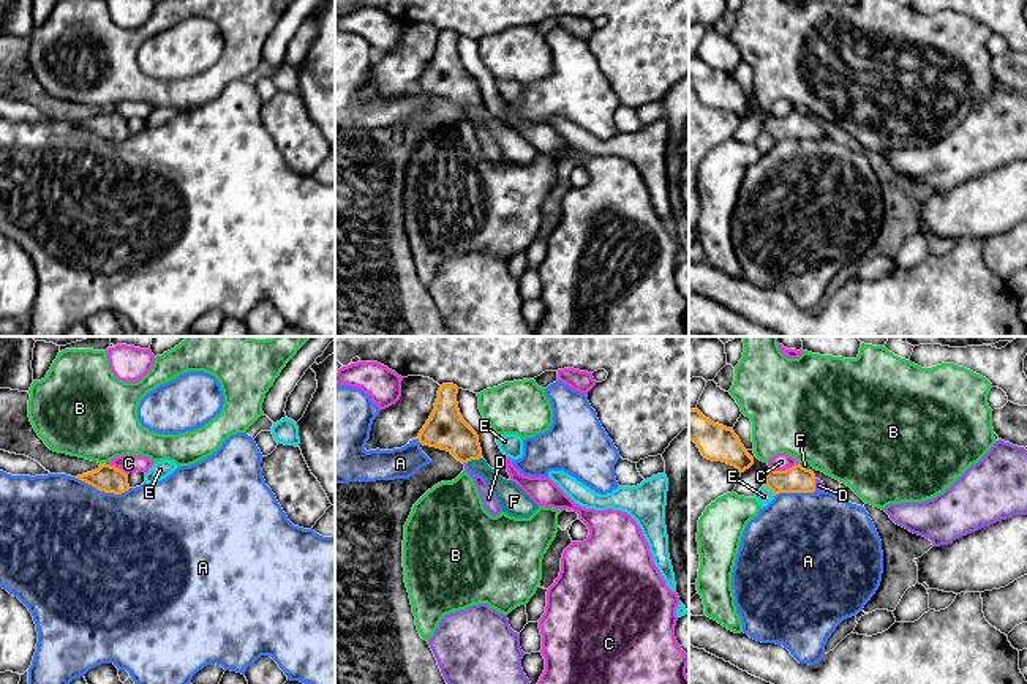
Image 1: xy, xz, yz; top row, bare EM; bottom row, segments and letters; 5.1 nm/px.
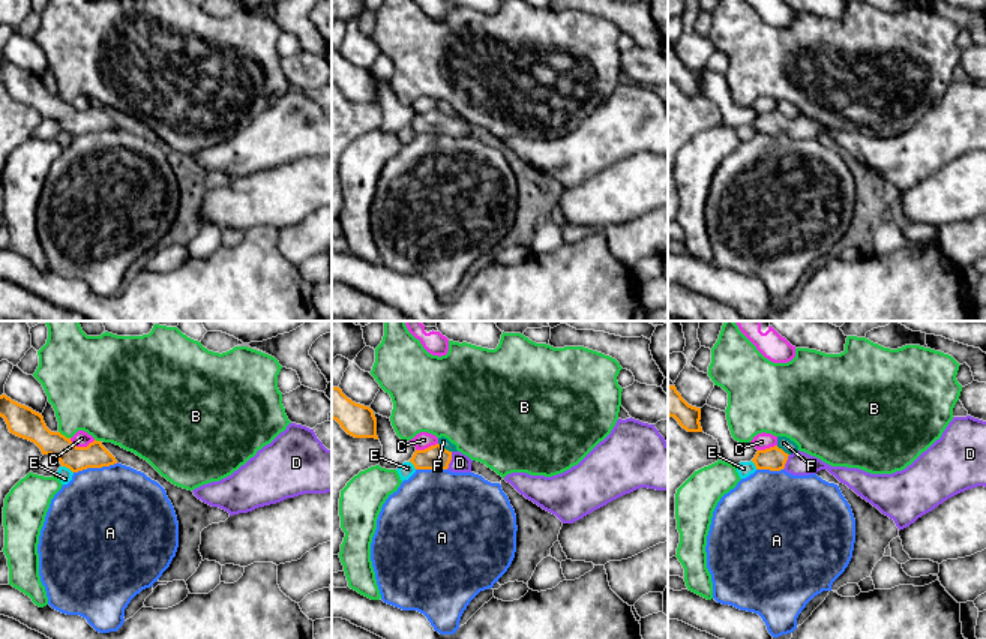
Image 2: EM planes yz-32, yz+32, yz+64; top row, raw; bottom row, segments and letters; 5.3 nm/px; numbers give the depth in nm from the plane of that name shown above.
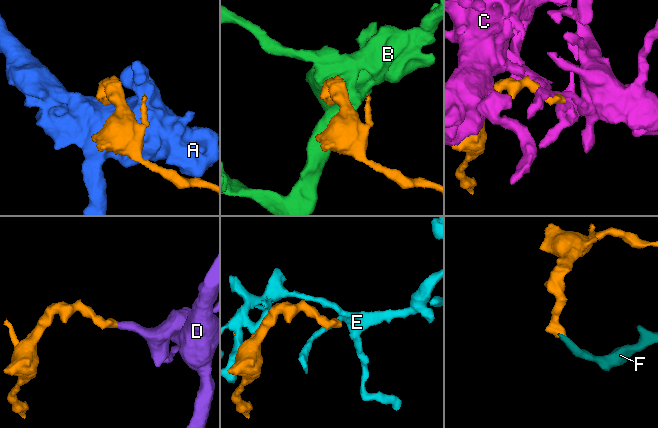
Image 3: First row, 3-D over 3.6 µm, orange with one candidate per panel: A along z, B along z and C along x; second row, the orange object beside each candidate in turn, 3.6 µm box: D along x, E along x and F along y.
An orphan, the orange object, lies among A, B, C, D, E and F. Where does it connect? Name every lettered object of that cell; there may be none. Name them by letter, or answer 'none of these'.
D

